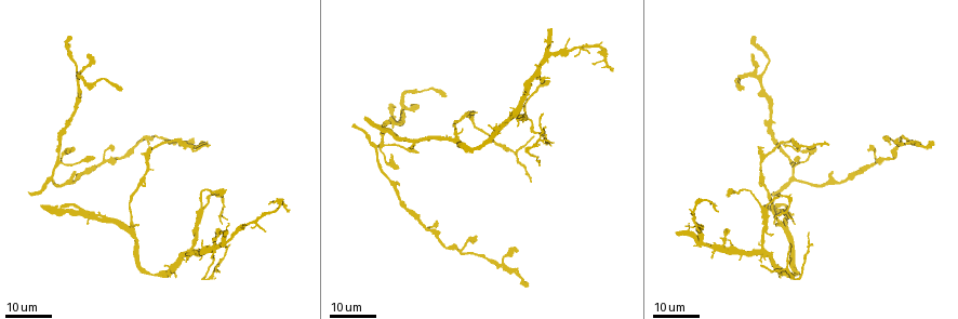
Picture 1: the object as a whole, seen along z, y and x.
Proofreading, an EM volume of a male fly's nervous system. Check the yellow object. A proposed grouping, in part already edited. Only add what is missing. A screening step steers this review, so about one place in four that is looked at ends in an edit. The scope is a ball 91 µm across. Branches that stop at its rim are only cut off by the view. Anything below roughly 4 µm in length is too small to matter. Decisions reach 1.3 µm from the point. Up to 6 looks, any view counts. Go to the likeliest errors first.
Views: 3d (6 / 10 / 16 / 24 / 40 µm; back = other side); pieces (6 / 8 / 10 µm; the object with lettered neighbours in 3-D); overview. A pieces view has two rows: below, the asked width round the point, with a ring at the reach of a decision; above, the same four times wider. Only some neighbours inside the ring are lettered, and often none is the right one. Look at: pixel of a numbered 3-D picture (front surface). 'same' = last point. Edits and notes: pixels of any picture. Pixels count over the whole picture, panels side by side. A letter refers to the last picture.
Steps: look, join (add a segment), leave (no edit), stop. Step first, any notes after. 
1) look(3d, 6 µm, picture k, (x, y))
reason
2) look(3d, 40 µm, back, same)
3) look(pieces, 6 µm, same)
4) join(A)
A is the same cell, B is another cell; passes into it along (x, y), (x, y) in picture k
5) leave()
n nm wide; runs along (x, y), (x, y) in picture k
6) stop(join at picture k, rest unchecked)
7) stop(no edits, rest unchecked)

look(3d, 16 µm, picture 1, (531, 182))
branch stops here

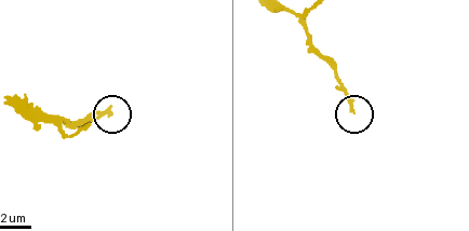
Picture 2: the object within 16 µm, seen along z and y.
look(pieces, 10 µm, picture 2, (110, 114))

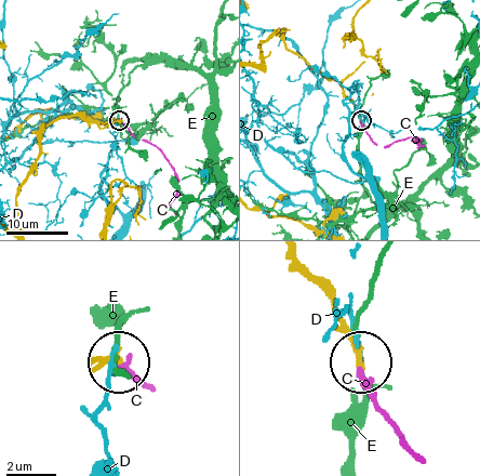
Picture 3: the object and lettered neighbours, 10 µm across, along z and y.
join(C)
200 nm wide; C is the same cell, D and E are other cells; passes into it along (331, 302), (365, 393), (411, 449) in picture 3; the neuron continues

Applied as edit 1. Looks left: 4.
look(3d, 16 µm, picture 1, (784, 145))

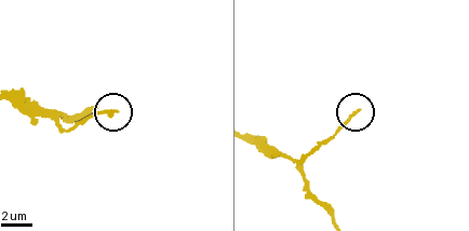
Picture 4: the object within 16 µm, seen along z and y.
look(pieces, 10 µm, picture 4, (116, 111))

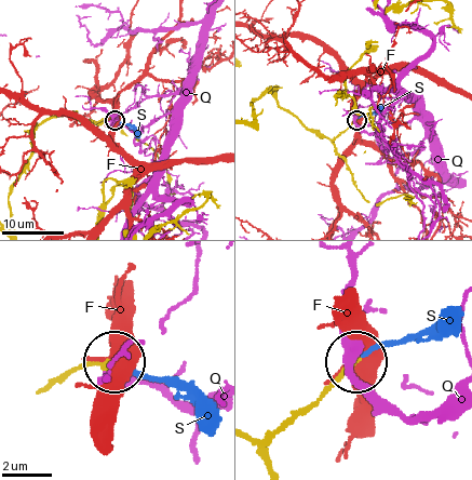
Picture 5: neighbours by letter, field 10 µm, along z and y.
join(S)
S is the same cell, F and Q are other cells; it goes on there

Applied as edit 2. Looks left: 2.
look(3d, 24 µm, picture 1, (898, 137))
free end

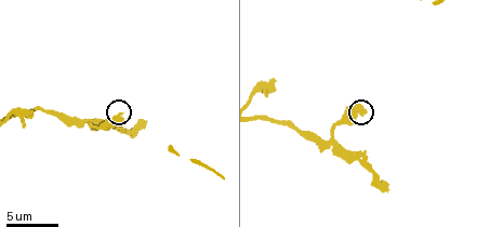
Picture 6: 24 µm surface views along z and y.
look(pieces, 6 µm, picture 6, (123, 113))

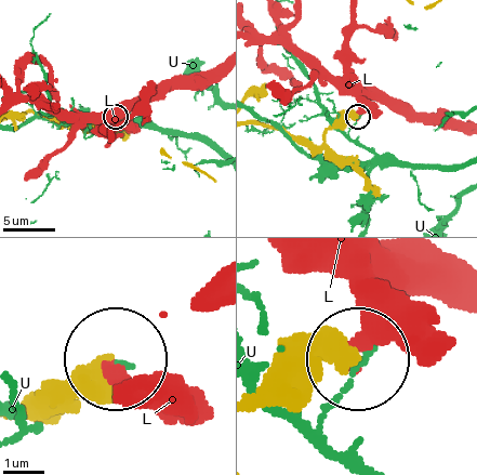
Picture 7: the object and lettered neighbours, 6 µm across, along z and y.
leave()
L and U are other cells; none of them fits

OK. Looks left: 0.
stop(join at picture 3, join at picture 5, rest unchecked)

